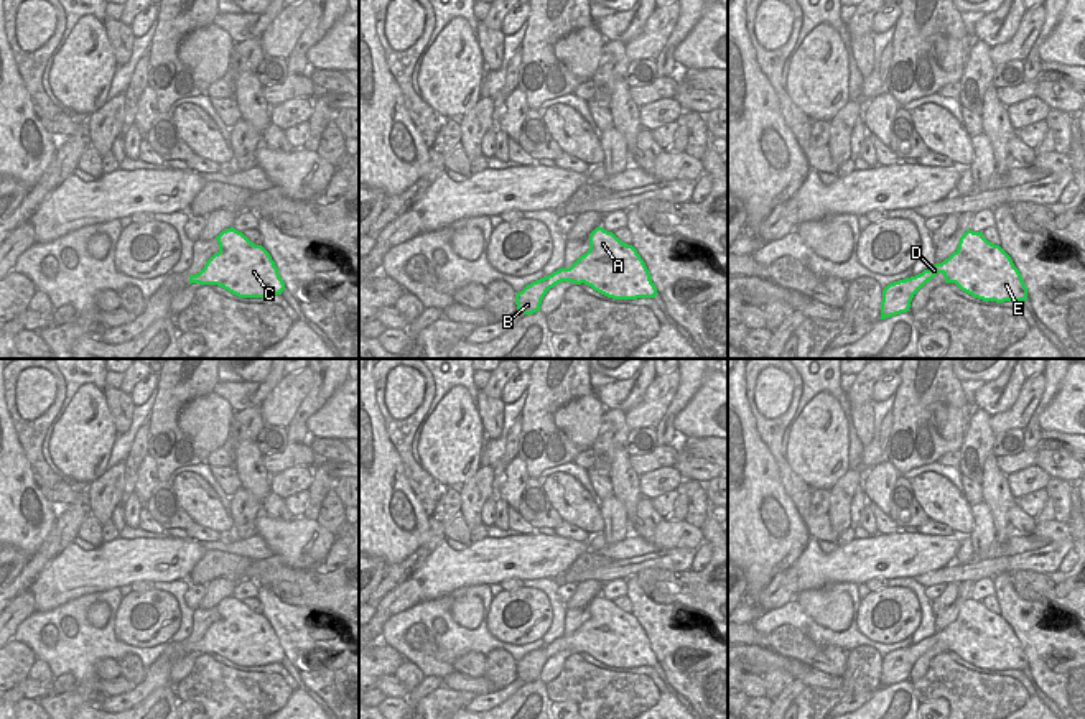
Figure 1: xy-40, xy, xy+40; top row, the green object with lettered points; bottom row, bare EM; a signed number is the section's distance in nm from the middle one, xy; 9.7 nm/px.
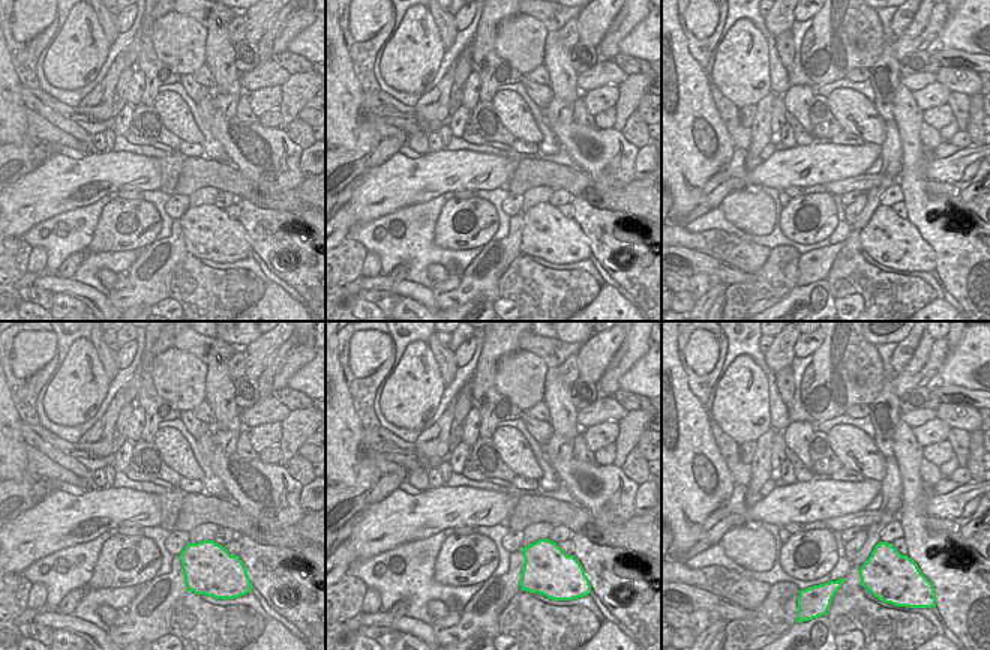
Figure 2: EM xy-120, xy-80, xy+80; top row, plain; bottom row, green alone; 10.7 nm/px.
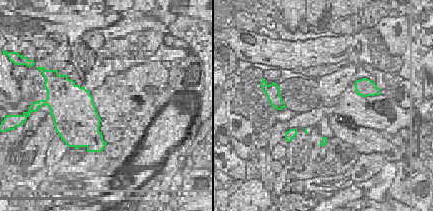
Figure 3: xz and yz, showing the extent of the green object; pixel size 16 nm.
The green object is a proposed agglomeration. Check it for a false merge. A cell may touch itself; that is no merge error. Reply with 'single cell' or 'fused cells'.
single cell

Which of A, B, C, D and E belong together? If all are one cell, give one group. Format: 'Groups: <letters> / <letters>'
Groups: A B C D E

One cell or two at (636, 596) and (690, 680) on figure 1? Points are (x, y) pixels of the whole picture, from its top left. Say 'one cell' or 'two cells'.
one cell

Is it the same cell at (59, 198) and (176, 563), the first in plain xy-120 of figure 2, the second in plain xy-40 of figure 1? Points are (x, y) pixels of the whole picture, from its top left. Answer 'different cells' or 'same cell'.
same cell

